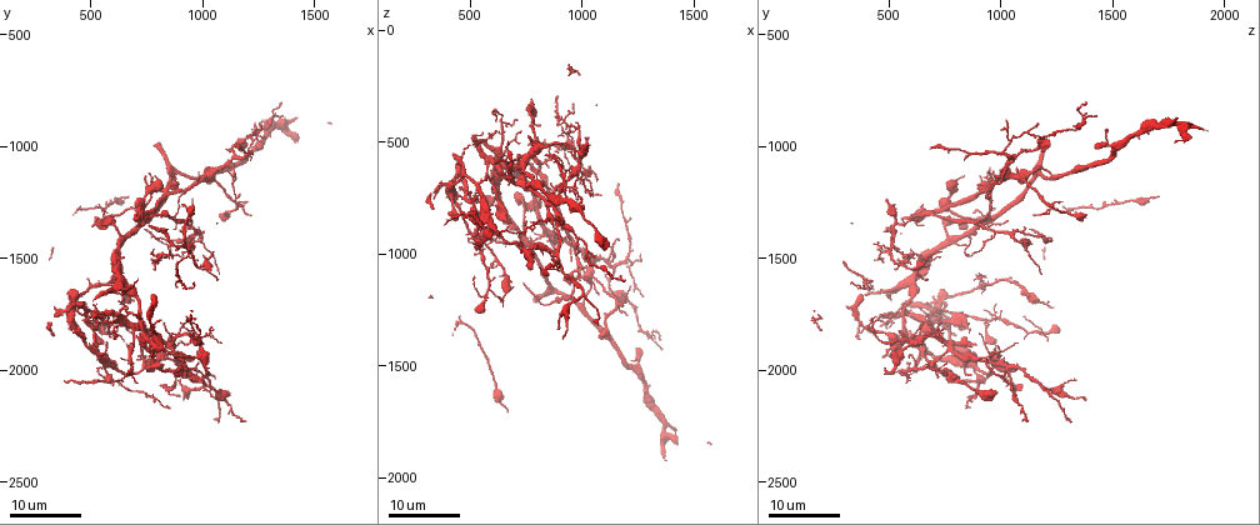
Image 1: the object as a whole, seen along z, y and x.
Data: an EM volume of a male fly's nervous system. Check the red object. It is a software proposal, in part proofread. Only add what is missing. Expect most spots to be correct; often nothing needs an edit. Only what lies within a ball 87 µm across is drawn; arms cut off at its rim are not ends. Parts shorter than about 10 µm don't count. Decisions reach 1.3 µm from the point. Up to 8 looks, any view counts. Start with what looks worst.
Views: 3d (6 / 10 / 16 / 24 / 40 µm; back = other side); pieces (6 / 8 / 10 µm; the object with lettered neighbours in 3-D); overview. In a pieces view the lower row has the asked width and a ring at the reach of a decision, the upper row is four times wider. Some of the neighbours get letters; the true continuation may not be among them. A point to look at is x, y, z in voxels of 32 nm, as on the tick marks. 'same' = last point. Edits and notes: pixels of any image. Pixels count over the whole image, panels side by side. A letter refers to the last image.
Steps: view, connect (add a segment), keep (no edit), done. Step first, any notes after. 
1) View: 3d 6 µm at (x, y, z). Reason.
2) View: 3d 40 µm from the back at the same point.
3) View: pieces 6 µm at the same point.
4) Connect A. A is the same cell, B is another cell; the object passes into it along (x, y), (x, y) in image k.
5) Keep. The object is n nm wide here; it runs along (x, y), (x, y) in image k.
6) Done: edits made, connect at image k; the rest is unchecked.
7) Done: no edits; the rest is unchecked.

View: 3d 24 µm at (770, 1940, 480).

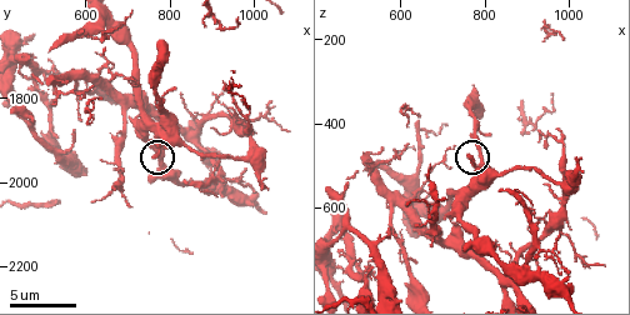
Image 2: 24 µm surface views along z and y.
View: pieces 6 µm at (760, 1945, 475). What lies round it.

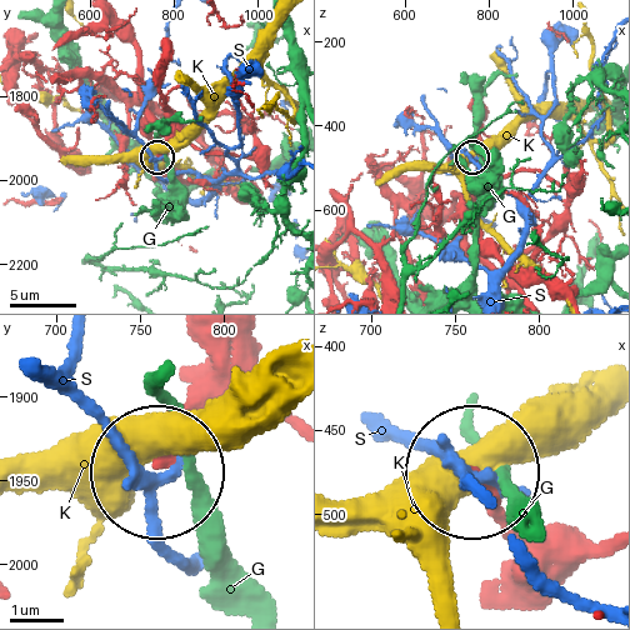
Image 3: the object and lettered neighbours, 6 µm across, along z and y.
Keep. The object is 190 nm wide here; G, K and S are other cells; none of them fits.

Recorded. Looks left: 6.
View: 3d 24 µm at (1060, 2220, 1320). Branch stops here.

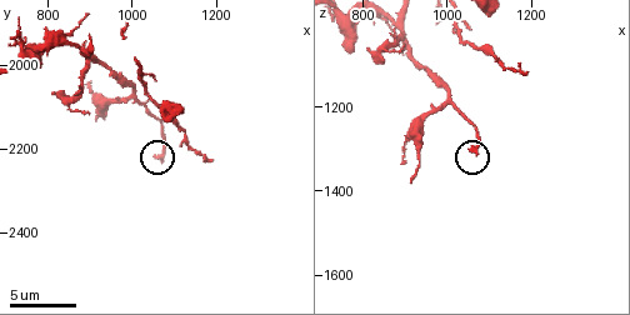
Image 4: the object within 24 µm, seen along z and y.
View: pieces 8 µm at (1065, 2225, 1315).

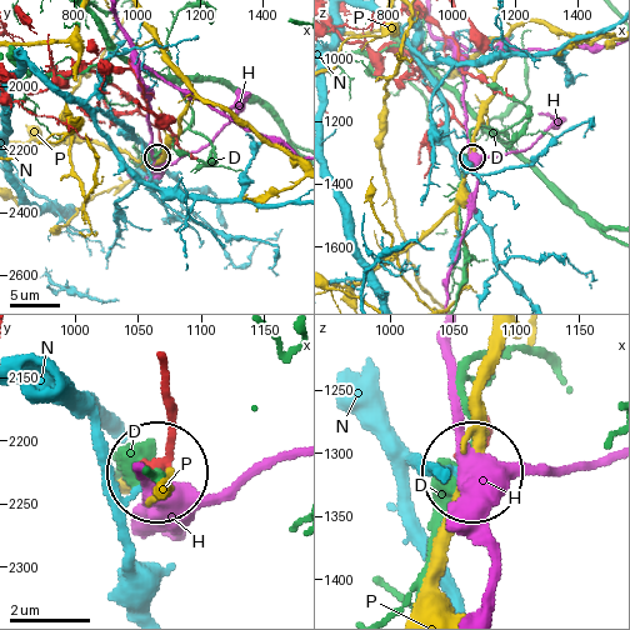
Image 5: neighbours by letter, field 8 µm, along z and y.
Keep. The object is 240 nm wide here; D, H, N and P are other cells; none of them fits.

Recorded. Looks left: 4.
View: pieces 10 µm at (1190, 2230, 1120). An open end.

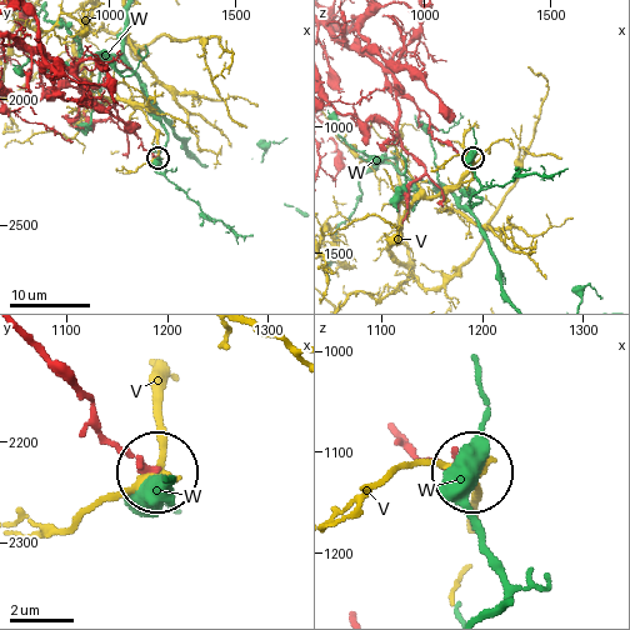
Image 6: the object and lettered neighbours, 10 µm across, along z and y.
Keep. V and W are other cells; it runs along (26, 341), (83, 398), (106, 438), (153, 468) in image 6; no lettered segment goes on from it.

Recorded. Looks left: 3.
View: 3d 16 µm at (1110, 1300, 1380). Free end.

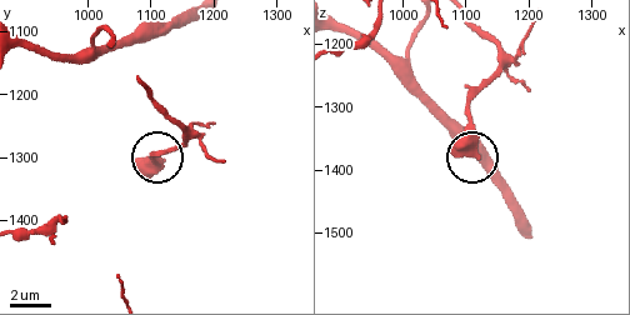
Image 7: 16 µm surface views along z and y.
View: pieces 10 µm at (1115, 1305, 1380).

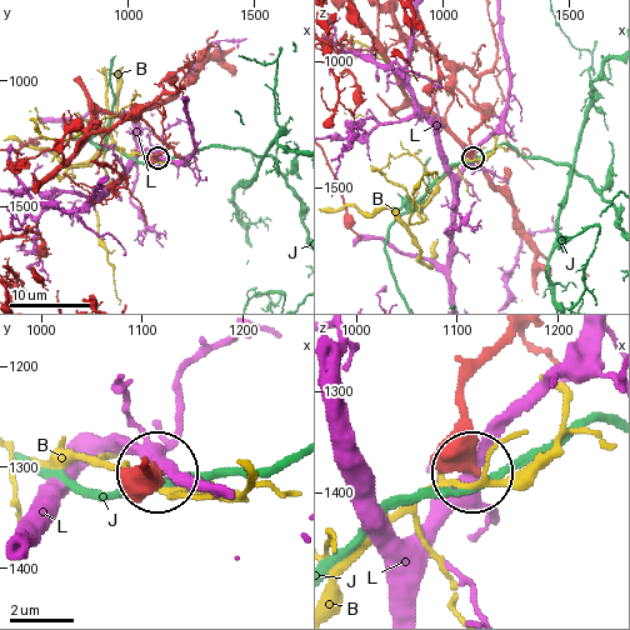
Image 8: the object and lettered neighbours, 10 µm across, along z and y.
Keep. B, J and L are other cells; it runs along (503, 341), (465, 389), (470, 468) in image 8; no lettered segment goes on from it.

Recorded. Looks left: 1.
Done: no edits; the rest is unchecked.

